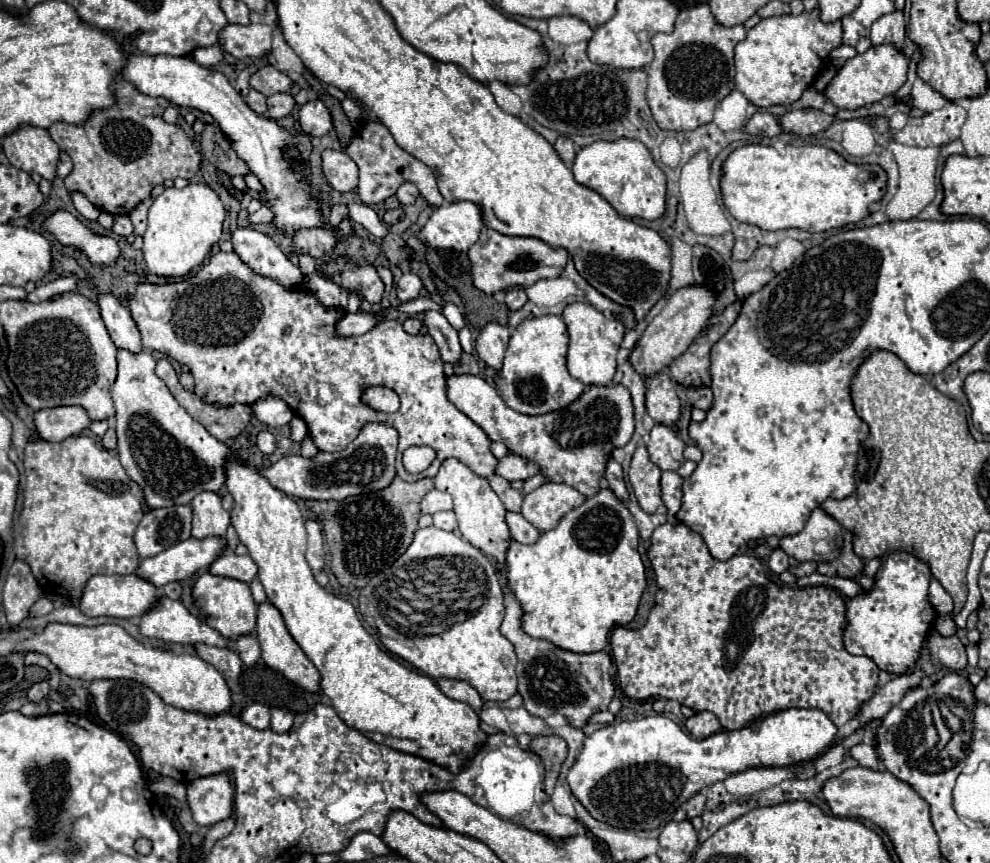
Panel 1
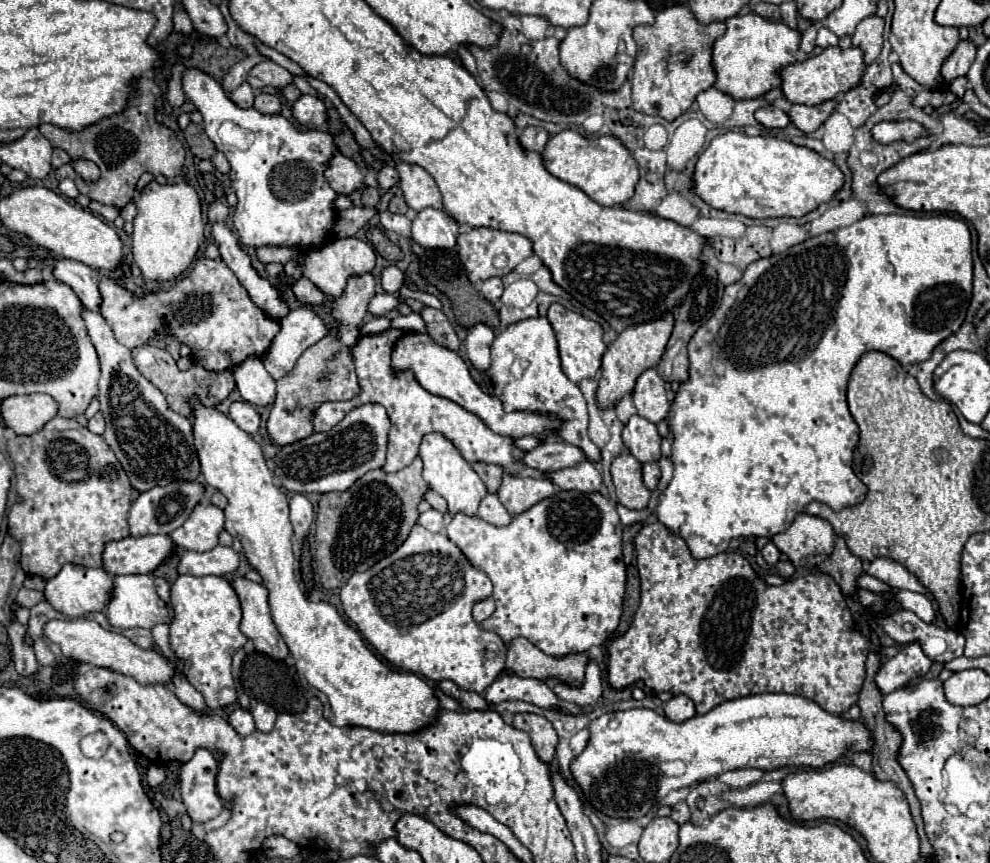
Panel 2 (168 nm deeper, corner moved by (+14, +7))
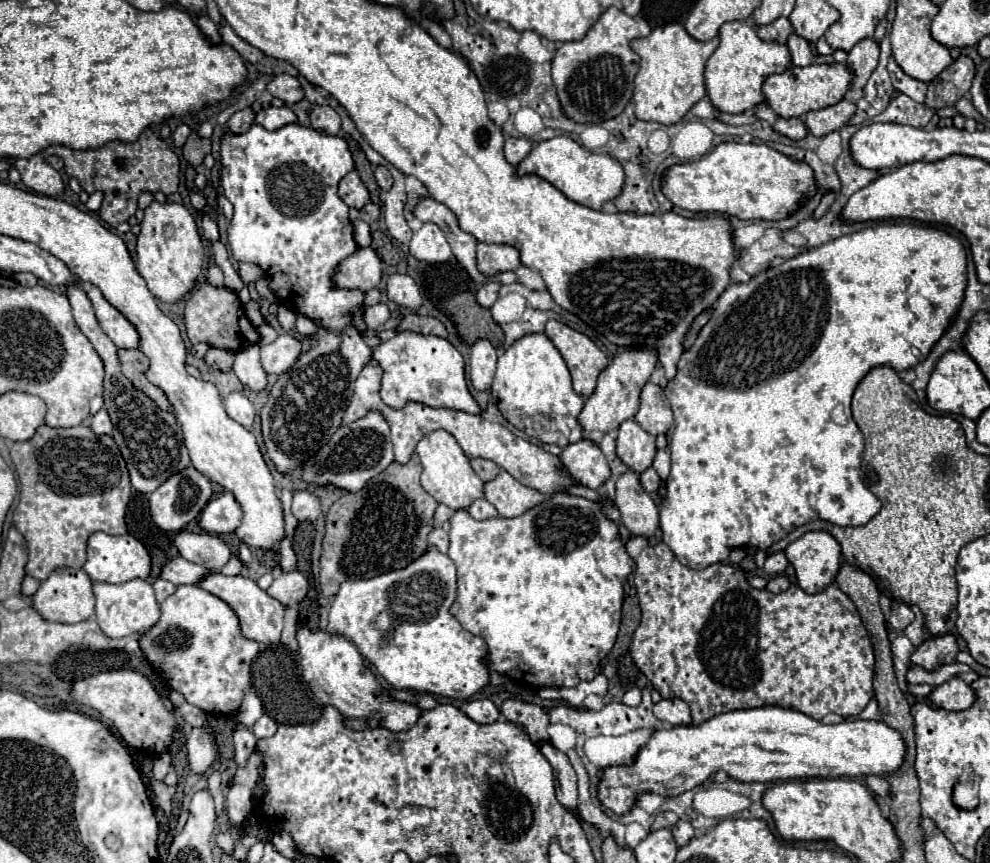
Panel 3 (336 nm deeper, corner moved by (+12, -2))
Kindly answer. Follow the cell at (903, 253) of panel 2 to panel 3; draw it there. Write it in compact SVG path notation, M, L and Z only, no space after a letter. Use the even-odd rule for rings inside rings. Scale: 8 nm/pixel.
M876 223L852 235L830 241L818 249L802 251L800 255L786 259L782 265L758 273L748 283L730 285L712 309L712 317L704 329L700 329L694 345L682 353L676 377L668 381L664 389L674 411L674 431L670 435L672 471L666 481L668 495L660 507L660 529L664 533L662 541L672 549L676 559L690 569L704 569L714 563L726 563L730 551L736 547L758 547L766 551L772 543L784 539L788 533L808 521L822 519L842 527L866 525L880 511L882 503L864 487L860 479L864 435L852 417L854 389L860 379L874 367L888 365L896 371L906 371L924 361L958 313L964 299L964 289L966 253L960 239L948 235L946 231L916 223Z

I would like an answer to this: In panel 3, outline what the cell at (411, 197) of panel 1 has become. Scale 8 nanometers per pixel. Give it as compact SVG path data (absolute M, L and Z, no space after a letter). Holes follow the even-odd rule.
M378 165L376 171L374 171L374 175L376 175L376 181L378 181L378 185L380 185L382 191L388 191L392 187L392 175L390 175L390 171L386 167Z

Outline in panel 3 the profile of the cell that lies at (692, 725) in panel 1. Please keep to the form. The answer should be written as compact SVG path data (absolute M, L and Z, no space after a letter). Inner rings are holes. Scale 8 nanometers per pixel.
M662 699L662 701L654 703L652 711L660 721L668 721L674 725L690 725L692 723L690 707L682 699Z

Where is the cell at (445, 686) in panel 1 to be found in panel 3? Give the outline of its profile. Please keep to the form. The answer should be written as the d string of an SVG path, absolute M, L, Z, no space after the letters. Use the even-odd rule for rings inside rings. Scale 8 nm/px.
M474 699L474 701L466 701L460 707L470 719L474 719L476 723L494 723L500 717L498 707L490 701L490 699Z

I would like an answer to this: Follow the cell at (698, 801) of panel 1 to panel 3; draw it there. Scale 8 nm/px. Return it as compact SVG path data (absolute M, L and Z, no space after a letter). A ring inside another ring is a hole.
M678 821L672 829L672 835L674 835L674 841L678 847L684 847L692 837L694 837L694 827L688 823L688 821Z

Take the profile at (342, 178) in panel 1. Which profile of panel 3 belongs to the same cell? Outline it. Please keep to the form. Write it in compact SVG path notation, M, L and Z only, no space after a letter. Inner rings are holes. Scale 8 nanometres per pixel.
M350 171L342 181L340 181L340 191L338 191L340 199L350 205L350 207L356 207L356 209L362 209L368 201L370 201L370 195L368 195L368 189L366 185L360 181L360 175L356 171Z

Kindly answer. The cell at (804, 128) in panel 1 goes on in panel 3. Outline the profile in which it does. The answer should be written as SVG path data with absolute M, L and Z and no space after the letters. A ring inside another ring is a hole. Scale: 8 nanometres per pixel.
M842 99L836 105L806 113L804 123L812 135L822 137L822 135L828 135L832 131L842 129L848 123L848 117L852 117L852 113L856 113L856 105L850 103L848 99Z

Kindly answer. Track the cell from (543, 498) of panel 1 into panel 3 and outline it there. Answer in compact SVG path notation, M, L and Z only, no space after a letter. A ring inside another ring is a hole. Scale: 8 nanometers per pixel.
M502 471L492 481L484 483L484 499L488 499L500 517L518 517L538 505L544 495L516 481L510 473Z

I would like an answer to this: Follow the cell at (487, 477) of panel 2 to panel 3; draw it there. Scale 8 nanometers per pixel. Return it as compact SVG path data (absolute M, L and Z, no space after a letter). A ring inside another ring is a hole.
M472 457L470 459L470 463L472 463L472 467L474 467L474 471L478 473L478 477L482 479L482 481L490 481L490 479L494 479L502 469L494 463L494 461L490 461L490 459L482 459L482 457Z

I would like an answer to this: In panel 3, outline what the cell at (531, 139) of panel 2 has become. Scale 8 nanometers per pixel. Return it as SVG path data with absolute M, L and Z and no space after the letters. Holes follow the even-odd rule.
M506 137L506 143L504 143L504 157L506 157L508 163L518 165L530 151L532 151L532 141Z

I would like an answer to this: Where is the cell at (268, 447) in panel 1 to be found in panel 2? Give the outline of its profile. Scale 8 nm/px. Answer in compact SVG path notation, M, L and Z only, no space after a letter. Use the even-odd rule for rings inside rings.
M234 402L230 406L230 418L250 436L256 434L260 428L260 416L248 402Z

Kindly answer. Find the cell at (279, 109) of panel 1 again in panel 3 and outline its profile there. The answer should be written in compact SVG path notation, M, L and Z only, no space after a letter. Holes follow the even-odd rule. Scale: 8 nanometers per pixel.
M268 107L268 109L262 109L258 115L256 115L256 123L262 125L264 129L268 131L276 131L284 125L290 125L290 123L296 123L296 115L290 107Z

